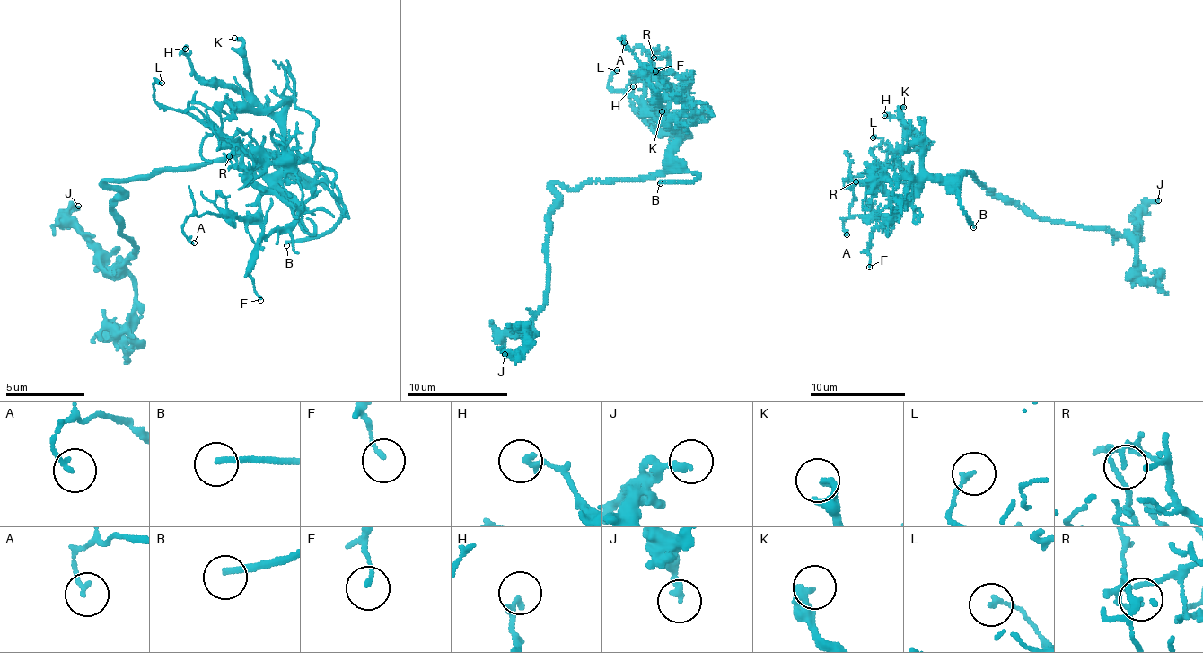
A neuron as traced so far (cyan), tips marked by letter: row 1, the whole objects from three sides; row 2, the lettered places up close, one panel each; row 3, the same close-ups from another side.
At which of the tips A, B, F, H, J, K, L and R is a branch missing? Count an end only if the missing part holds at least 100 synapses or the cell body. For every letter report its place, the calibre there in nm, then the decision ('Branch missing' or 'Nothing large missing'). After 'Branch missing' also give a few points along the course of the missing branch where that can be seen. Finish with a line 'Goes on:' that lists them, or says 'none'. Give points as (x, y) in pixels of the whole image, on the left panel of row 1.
A: Place: (194, 242). Thickness 150 nm. Nothing large missing
B: Place: (286, 245). Thickness 200 nm. Branch missing. Course of what is missing: (286, 245), (180, 225), (146, 251), (151, 277), (204, 330), (225, 301), (247, 361), (271, 382)
F: Place: (260, 300). Thickness 150 nm. Nothing large missing
H: Place: (185, 48). Thickness 200 nm. Nothing large missing
J: Place: (78, 206). Thickness 240 nm. Nothing large missing
K: Place: (234, 38). Thickness 240 nm. Nothing large missing
L: Place: (162, 83). Thickness 190 nm. Nothing large missing
R: Place: (229, 156). Thickness 130 nm. Nothing large missing
Goes on: B

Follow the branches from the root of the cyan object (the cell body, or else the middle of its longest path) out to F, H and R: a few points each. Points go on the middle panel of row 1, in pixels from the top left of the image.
F: (583, 186), (657, 176), (663, 168), (675, 137), (671, 125), (682, 109), (655, 71)
H: (583, 186), (657, 176), (663, 168), (666, 150), (677, 134), (660, 135), (630, 99), (633, 86)
R: (583, 186), (657, 176), (663, 168), (669, 145), (693, 112), (693, 100), (662, 53), (655, 50), (654, 57)

